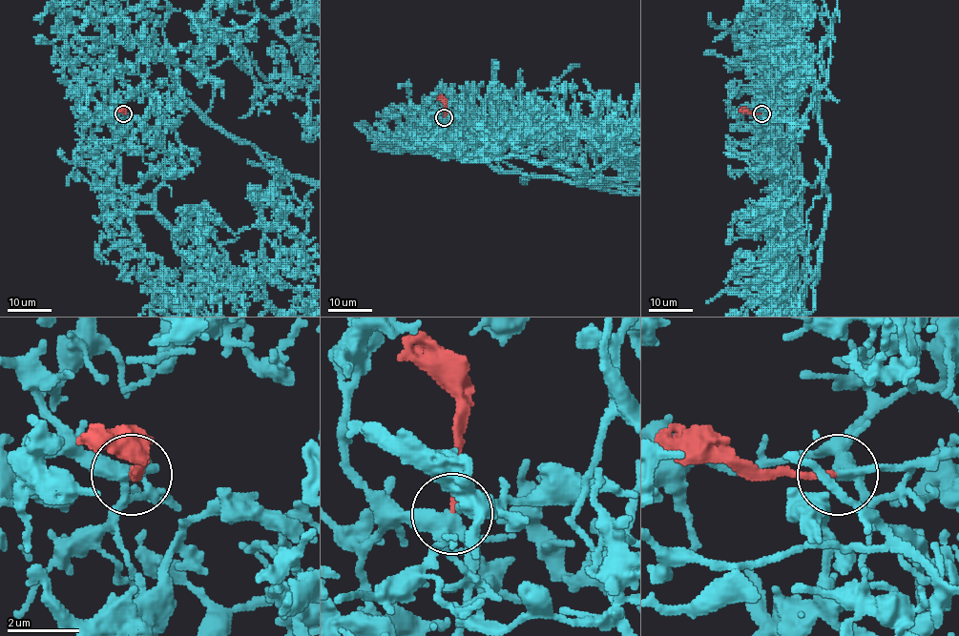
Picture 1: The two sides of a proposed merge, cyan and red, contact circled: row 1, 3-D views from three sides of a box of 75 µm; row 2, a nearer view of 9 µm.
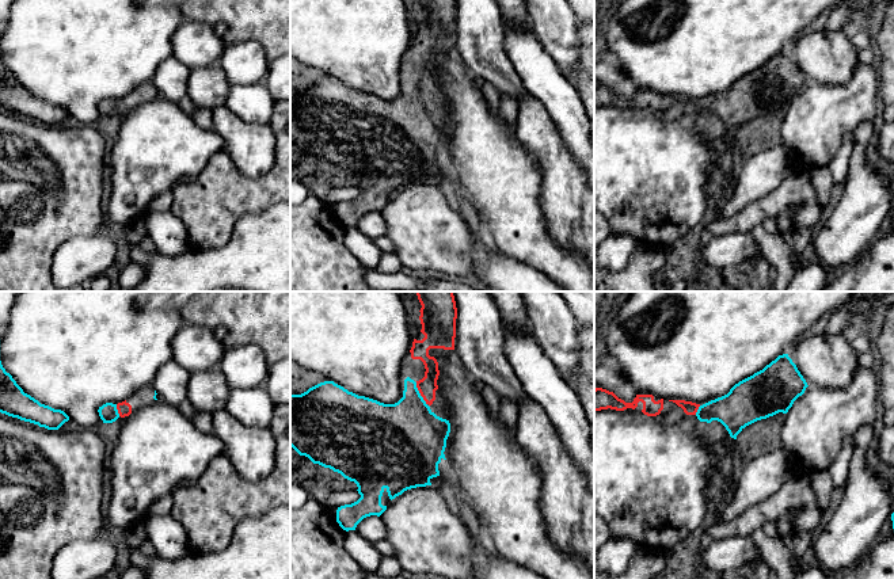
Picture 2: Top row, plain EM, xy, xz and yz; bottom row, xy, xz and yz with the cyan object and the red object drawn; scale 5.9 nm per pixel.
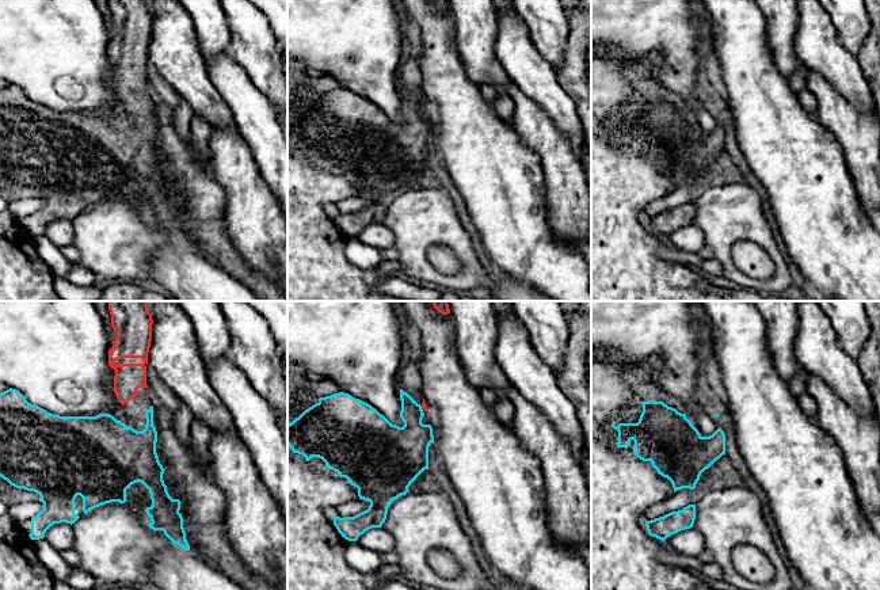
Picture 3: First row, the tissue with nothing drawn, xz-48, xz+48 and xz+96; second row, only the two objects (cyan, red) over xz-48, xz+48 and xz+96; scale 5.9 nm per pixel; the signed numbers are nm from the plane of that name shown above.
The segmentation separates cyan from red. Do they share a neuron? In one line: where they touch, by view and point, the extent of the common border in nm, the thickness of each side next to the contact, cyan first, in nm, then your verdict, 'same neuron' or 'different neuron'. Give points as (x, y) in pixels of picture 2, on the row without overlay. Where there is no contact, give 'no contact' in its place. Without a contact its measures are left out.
meets cyan in xz at (419, 90); contact 150 nm long; 380 nm thick on the cyan side, 110 nm on the other; same neuron

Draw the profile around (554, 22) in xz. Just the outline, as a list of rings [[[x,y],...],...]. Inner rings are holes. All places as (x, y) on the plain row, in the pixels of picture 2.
[[[525,0],[532,33],[555,60],[562,73],[575,73],[578,62],[578,18],[568,0]]]

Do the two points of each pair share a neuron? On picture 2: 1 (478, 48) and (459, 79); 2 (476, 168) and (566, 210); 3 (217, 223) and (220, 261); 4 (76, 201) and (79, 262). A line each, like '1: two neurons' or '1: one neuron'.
1: two neurons
2: two neurons
3: two neurons
4: two neurons

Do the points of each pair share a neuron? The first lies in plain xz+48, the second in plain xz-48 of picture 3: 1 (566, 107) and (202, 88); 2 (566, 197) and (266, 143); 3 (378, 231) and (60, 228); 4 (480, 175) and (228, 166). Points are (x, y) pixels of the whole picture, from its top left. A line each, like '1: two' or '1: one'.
1: two
2: two
3: one
4: two

